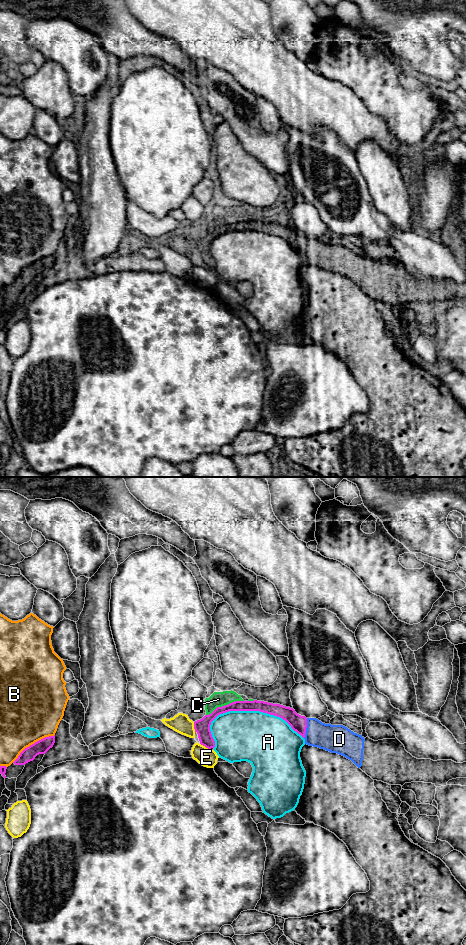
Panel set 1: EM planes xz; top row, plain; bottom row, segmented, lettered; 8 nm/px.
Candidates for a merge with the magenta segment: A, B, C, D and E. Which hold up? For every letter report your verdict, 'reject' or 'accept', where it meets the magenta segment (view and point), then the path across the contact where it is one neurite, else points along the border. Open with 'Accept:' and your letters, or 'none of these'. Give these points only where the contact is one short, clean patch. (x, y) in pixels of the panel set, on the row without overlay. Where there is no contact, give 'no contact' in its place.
Accept: D
A: reject; meets magenta in xz at (256, 230)
B: reject; meets magenta in xz at (32, 264)
C: reject; meets magenta in xz at (225, 225)
D: accept; meets magenta in xz at (306, 247); runs through xz (298, 243), (306, 247), (317, 254), (334, 258)
E: reject; meets magenta in xz at (205, 266); border along xz (200, 263), (210, 269)

